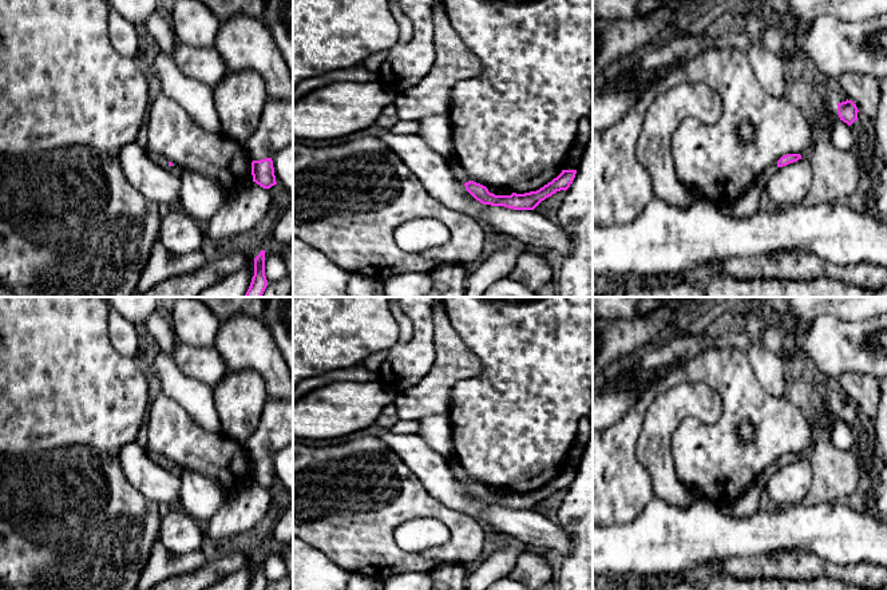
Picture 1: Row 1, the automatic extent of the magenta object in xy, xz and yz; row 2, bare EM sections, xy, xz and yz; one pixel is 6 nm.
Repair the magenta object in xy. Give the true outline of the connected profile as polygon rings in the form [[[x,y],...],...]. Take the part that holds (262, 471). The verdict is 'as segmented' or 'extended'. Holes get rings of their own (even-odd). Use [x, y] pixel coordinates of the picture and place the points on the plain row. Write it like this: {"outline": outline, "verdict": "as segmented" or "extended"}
{"outline": [[[272,458],[252,462],[253,482],[264,488],[277,484]]], "verdict": "as segmented"}

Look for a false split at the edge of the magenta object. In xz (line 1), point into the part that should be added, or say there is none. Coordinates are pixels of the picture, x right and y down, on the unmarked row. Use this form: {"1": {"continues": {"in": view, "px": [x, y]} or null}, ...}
{"1": {"continues": null}}

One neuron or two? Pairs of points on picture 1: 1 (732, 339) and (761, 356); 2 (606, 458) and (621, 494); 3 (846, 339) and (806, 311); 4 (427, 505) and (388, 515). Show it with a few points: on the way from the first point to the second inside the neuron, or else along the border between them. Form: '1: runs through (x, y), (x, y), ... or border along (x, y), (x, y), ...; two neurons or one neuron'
1: border along (739, 327), (749, 339), (748, 352); two neurons
2: runs through (606, 467), (606, 479), (612, 484); one neuron
3: border along (848, 321), (820, 316), (810, 331); two neurons
4: runs through (418, 505), (398, 506); one neuron

